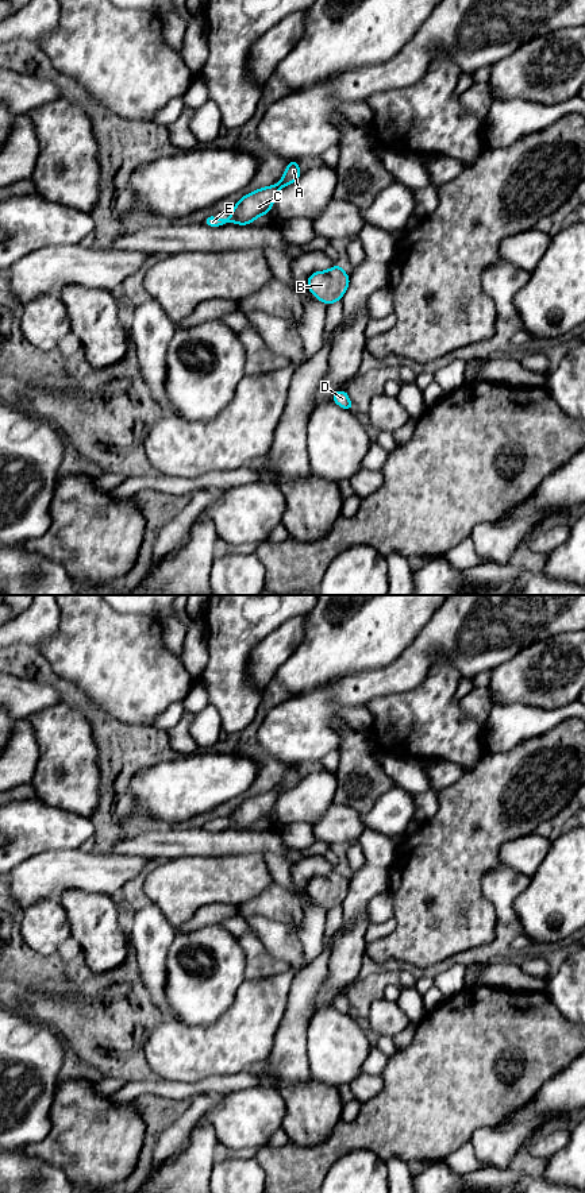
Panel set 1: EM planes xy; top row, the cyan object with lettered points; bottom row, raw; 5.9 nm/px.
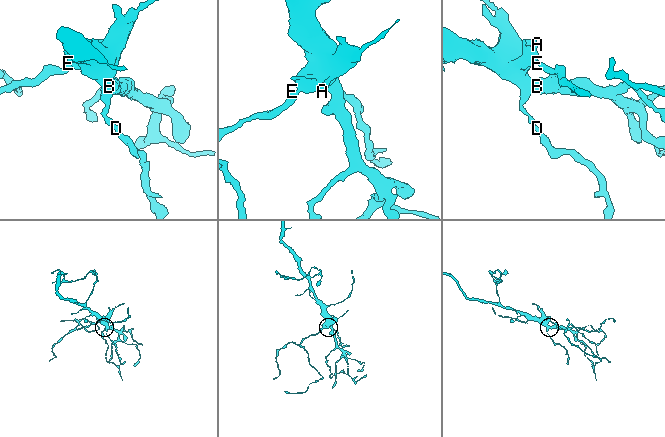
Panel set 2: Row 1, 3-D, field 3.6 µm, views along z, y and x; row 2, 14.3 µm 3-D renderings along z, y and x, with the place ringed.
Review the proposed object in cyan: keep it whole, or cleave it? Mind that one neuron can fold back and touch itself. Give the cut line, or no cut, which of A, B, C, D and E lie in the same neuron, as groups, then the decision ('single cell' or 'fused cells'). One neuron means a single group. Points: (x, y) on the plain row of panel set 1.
cut xy (229, 822), (231, 826); groups A B C D / E; fused cells

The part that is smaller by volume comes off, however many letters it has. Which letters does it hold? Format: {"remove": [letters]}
{"remove": ["E"]}

